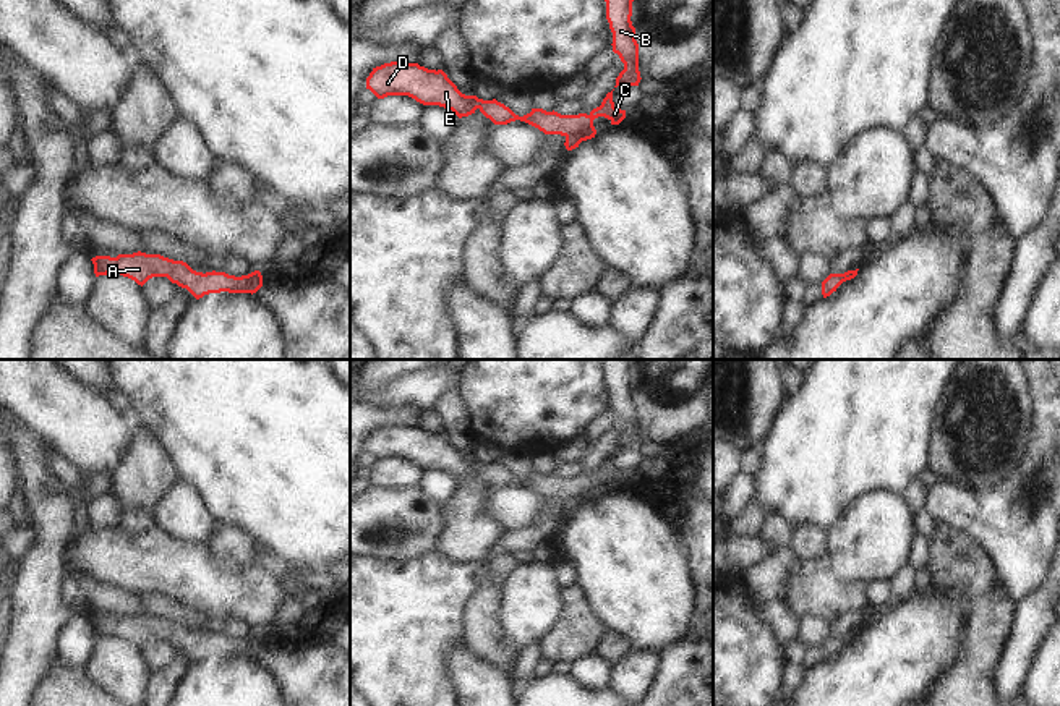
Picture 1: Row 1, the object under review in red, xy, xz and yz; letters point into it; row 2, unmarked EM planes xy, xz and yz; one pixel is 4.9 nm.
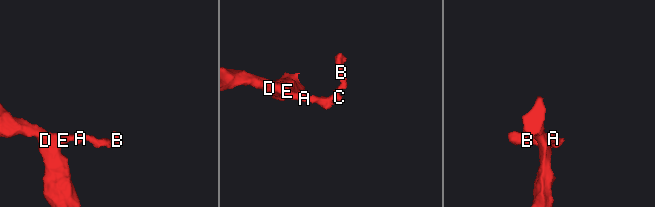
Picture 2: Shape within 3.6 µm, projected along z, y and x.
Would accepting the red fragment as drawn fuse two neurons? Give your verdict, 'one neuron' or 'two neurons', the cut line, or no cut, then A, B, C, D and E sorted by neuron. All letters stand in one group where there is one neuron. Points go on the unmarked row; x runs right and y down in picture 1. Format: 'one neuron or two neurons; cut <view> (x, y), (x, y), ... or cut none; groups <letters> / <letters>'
one neuron; cut none; groups A B C D E

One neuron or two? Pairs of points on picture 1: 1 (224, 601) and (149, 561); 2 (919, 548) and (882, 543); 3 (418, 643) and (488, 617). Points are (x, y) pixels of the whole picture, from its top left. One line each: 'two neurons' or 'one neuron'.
1: one neuron
2: two neurons
3: two neurons

